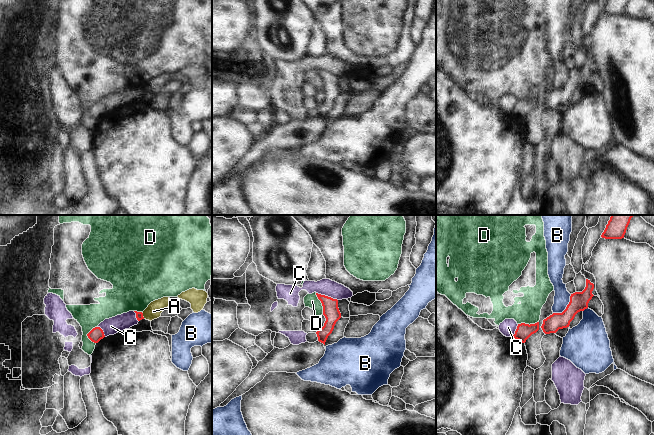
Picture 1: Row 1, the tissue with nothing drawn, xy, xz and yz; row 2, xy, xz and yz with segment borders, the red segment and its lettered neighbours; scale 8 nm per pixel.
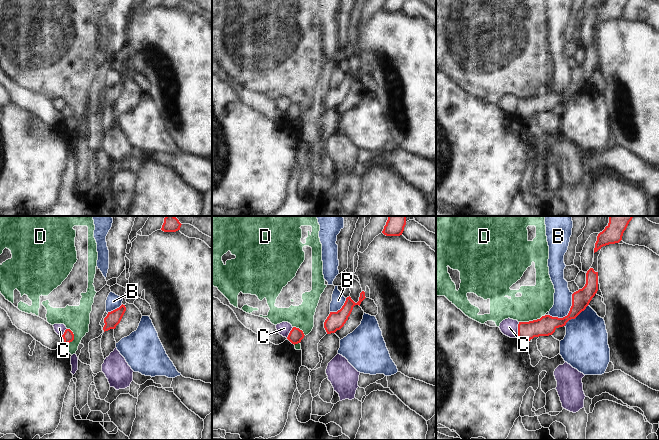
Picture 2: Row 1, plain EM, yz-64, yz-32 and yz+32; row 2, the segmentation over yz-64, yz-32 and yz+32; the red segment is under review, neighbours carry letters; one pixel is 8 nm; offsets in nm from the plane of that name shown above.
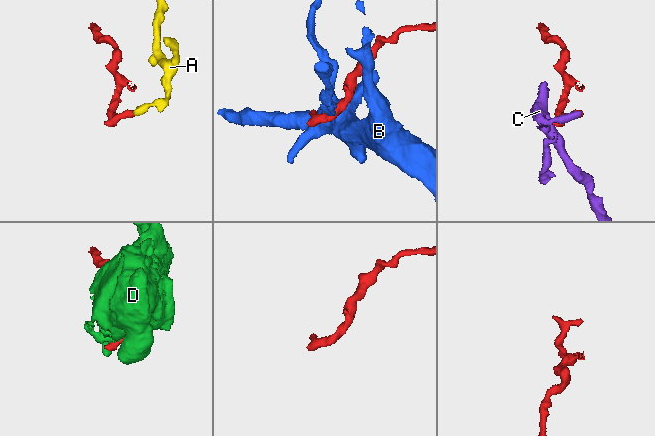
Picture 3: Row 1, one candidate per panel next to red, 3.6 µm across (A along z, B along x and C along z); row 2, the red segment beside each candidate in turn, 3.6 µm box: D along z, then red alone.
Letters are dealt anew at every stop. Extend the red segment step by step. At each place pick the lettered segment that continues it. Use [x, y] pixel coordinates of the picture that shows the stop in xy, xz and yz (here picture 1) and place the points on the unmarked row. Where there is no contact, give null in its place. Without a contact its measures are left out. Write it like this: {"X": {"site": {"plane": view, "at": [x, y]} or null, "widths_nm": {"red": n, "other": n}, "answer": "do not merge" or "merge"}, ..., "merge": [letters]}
{"A": {"site": {"plane": "xy", "at": [142, 91]}, "widths_nm": {"red": 60, "other": 120}, "answer": "do not merge"}, "B": {"site": {"plane": "yz", "at": [566, 83]}, "widths_nm": {"red": 150, "other": 130}, "answer": "do not merge"}, "C": {"site": {"plane": "xz", "at": [327, 72]}, "widths_nm": {"red": 130, "other": 140}, "answer": "do not merge"}, "D": {"site": {"plane": "xz", "at": [322, 80]}, "widths_nm": {"red": 130, "other": 110}, "answer": "do not merge"}, "merge": []}

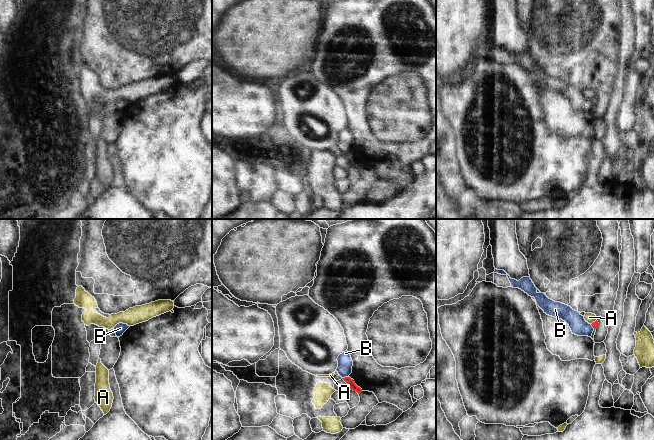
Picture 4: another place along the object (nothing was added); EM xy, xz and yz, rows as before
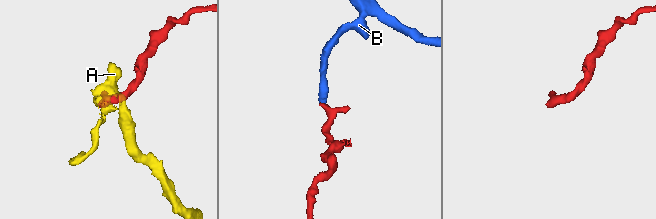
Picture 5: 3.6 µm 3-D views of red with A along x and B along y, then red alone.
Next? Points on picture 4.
{"A": {"site": {"plane": "yz", "at": [593, 98]}, "widths_nm": {"red": 50, "other": 80}, "answer": "do not merge"}, "B": {"site": {"plane": "xz", "at": [345, 153]}, "widths_nm": {"red": 70, "other": 120}, "answer": "merge"}, "merge": ["B"]}

